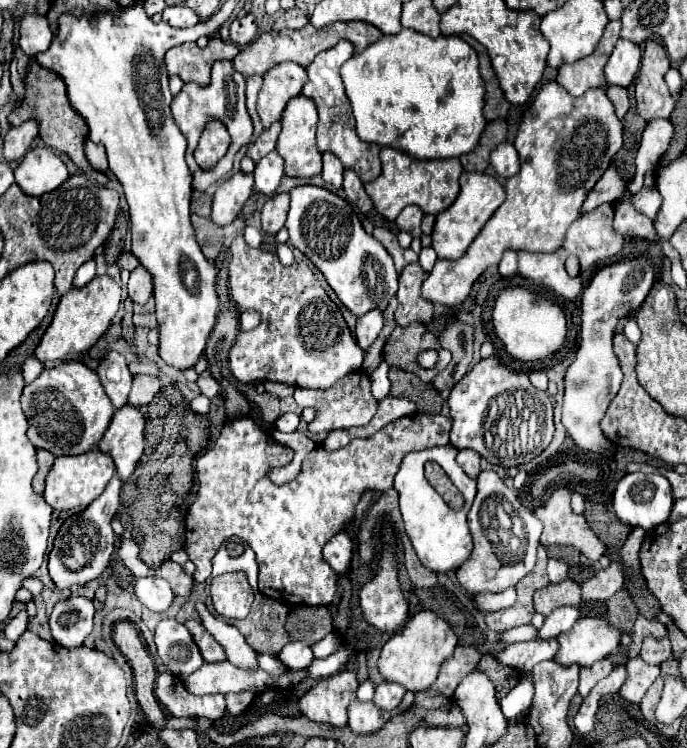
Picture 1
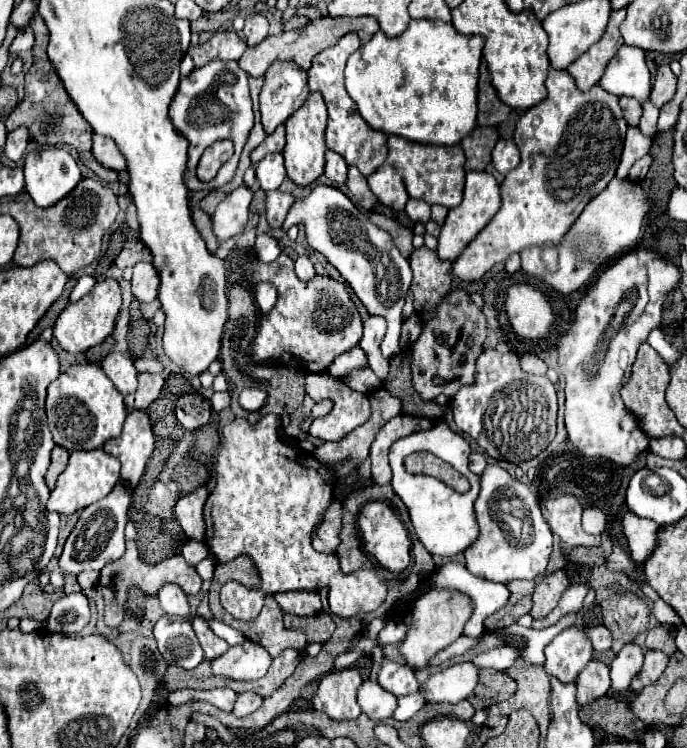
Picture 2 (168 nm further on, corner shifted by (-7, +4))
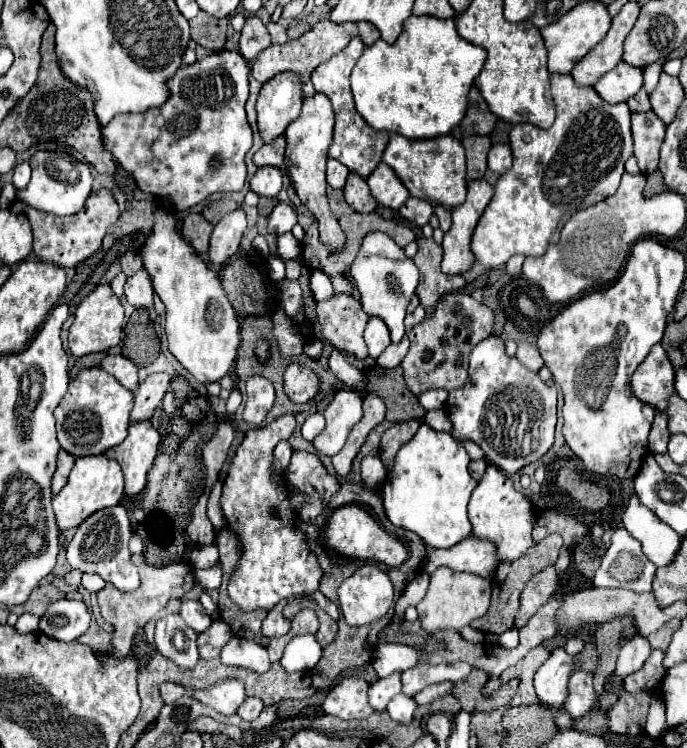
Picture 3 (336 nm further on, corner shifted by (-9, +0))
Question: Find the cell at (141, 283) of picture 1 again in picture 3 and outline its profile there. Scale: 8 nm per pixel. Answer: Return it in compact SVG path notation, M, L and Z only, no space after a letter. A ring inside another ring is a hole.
M140 269L138 273L134 273L132 277L126 279L124 285L124 297L132 307L152 307L152 297L154 297L154 289L152 289L152 281L148 277L148 273L144 269Z

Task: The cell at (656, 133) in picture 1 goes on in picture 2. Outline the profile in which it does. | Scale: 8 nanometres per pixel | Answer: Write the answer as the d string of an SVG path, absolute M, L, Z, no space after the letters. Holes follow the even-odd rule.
M622 45L622 49L610 59L600 85L622 97L634 97L640 103L646 103L650 97L650 71L646 67L646 57L644 51Z

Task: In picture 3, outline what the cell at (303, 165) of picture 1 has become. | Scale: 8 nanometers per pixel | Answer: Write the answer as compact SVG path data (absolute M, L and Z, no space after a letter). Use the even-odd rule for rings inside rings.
M316 93L314 97L304 97L302 111L300 111L298 119L294 119L284 131L284 137L286 137L284 165L288 169L288 175L290 175L290 181L292 181L296 195L312 211L312 215L318 221L320 241L330 251L342 251L346 245L346 235L342 231L338 219L330 211L326 187L330 185L332 189L342 189L350 171L340 161L328 159L328 147L332 143L332 129L334 129L334 111L330 107L328 97L322 93ZM326 161L328 161L328 185L326 185Z

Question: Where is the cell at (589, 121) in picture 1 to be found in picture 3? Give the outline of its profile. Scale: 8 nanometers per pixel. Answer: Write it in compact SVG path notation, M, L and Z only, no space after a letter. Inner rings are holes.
M552 75L550 87L556 103L554 125L550 129L540 129L536 125L524 123L514 125L510 131L514 165L496 181L492 203L482 213L472 237L472 251L476 255L476 261L484 267L502 267L512 255L518 253L532 257L544 255L546 247L558 241L564 223L576 211L586 209L616 193L620 177L624 173L624 163L634 151L630 133L630 109L626 103L610 105L600 99L592 87L576 85L570 75Z

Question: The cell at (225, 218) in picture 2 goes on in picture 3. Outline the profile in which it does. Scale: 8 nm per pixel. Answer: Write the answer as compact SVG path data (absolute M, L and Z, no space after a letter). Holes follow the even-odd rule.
M236 209L228 215L224 215L218 225L214 225L212 237L210 237L210 261L222 265L228 257L232 257L238 251L242 233L246 229L246 215L244 211Z

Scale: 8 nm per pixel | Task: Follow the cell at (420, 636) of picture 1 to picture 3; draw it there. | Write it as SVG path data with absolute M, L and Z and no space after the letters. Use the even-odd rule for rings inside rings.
M436 569L430 579L430 587L426 597L416 605L420 613L422 627L434 635L440 629L462 629L476 617L482 617L490 607L492 595L492 581L478 577L474 573L458 573L452 569Z

